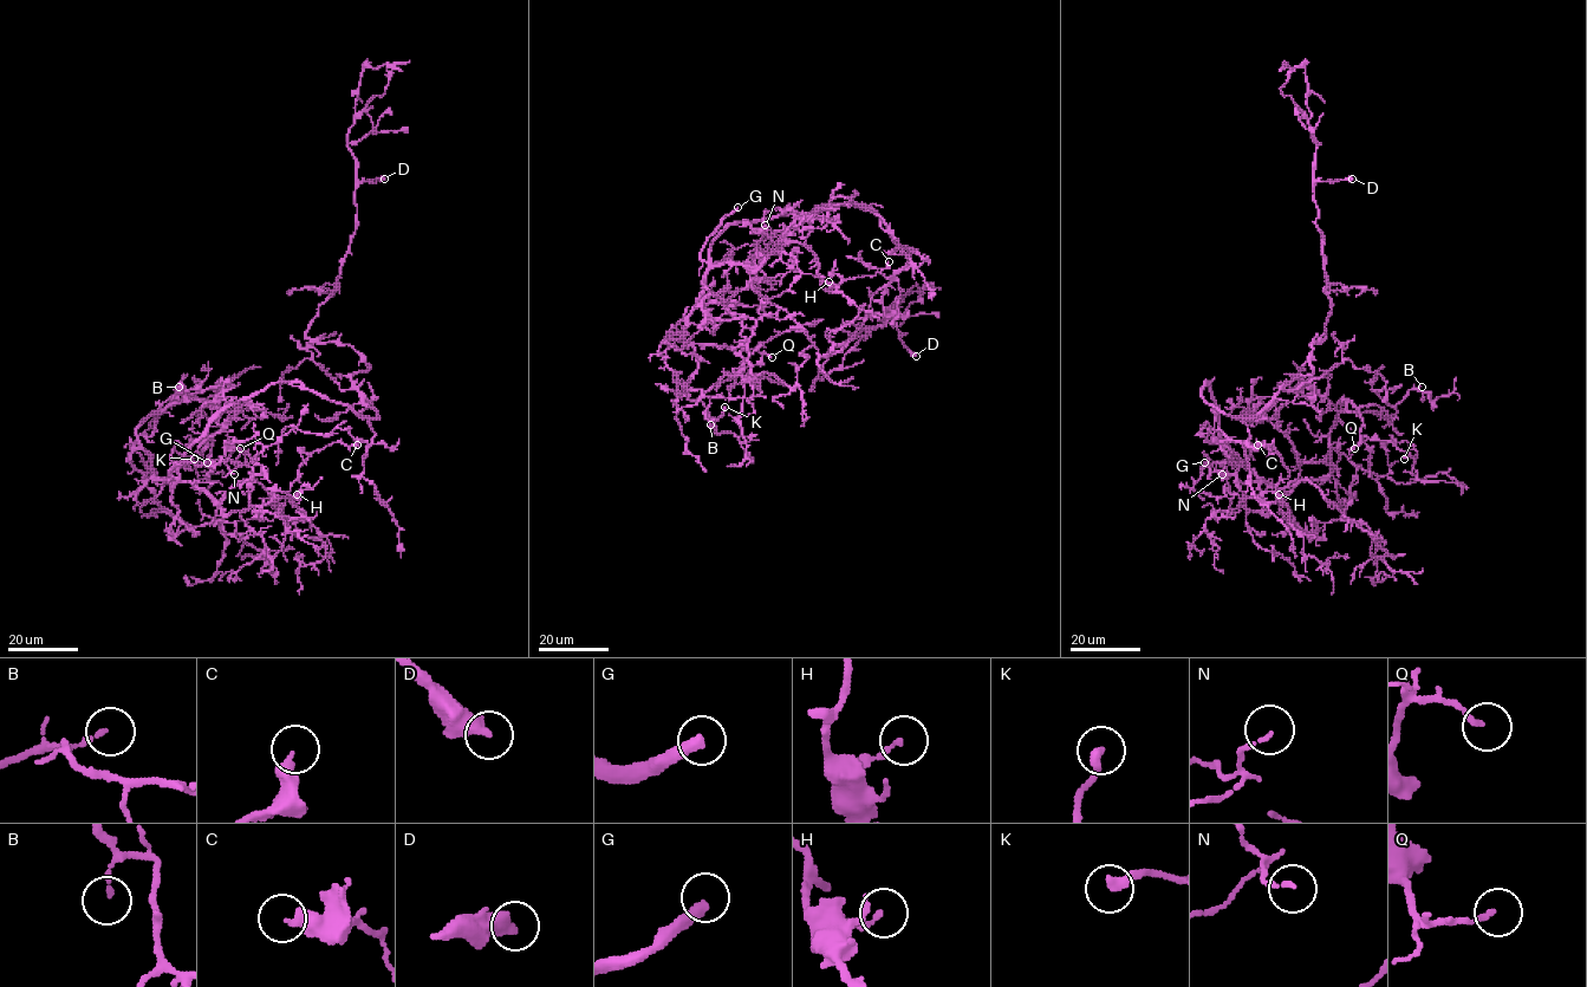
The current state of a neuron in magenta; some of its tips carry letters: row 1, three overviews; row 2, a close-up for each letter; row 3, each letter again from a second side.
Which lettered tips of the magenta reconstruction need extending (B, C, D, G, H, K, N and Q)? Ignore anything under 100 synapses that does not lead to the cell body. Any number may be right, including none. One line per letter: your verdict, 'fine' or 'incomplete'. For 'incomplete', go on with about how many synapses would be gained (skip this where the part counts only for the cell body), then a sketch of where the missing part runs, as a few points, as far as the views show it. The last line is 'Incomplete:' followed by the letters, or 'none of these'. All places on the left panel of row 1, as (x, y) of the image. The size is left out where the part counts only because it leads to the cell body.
B: fine
C: fine
D: fine
G: incomplete | (207, 462), (231, 461), (239, 471), (267, 467), (284, 472)
H: fine
K: fine
N: fine
Q: fine
Incomplete: G

